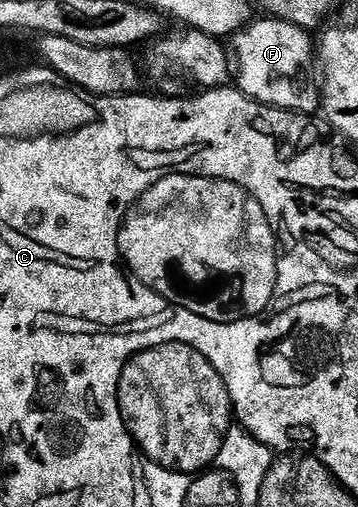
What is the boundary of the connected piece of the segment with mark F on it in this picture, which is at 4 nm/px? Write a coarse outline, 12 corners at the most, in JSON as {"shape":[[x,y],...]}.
{"shape":[[254,18],[231,36],[236,90],[313,115],[315,39]]}

